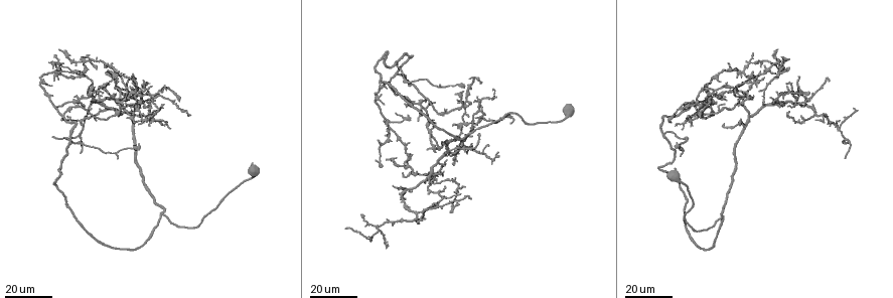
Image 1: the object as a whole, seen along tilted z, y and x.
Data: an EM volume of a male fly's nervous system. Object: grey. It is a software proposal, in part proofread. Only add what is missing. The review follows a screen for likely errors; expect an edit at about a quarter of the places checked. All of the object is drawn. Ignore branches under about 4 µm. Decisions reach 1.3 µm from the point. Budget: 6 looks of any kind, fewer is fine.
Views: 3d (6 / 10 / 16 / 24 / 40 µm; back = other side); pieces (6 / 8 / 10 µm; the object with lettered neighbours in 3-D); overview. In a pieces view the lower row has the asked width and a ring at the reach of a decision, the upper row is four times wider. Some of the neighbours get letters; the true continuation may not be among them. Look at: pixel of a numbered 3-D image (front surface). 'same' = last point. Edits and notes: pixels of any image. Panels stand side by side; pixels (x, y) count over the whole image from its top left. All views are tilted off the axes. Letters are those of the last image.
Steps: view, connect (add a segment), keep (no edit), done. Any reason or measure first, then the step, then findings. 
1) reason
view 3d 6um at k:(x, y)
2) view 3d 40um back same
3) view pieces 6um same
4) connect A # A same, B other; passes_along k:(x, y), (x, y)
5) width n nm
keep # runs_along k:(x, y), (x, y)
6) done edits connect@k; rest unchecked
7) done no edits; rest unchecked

branch stops here
view 3d 24um at 1:(139, 102)

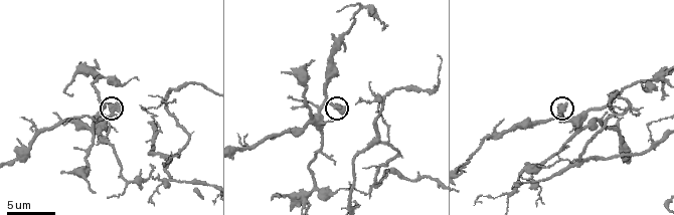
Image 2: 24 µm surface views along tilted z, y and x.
view pieces 8um at 2:(342, 114)

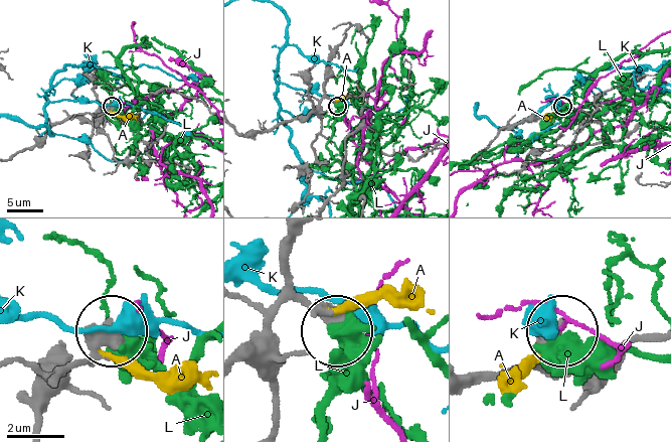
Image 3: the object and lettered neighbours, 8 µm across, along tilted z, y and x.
connect A # A same, J other, K other, L other; it goes on there

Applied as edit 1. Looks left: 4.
view overview

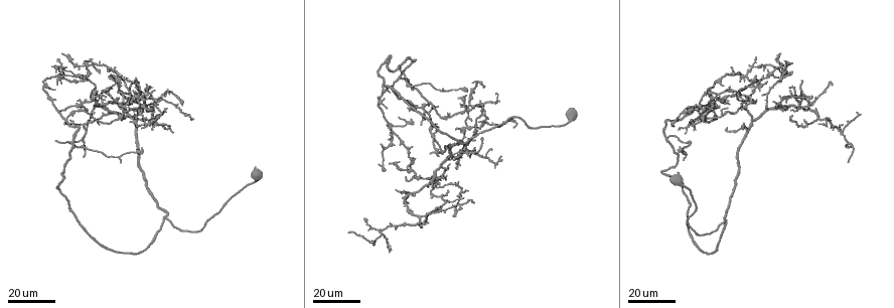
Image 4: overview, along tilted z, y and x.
branch stops here
view 3d 24um at 4:(756, 75)

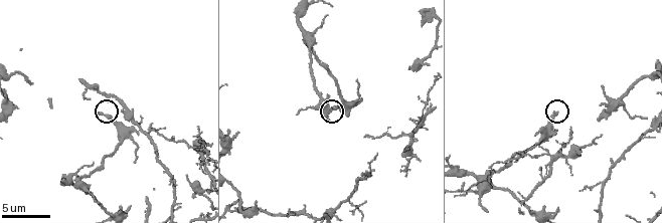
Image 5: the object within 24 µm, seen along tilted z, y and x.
see the neighbours
view pieces 10um at 5:(553, 110)

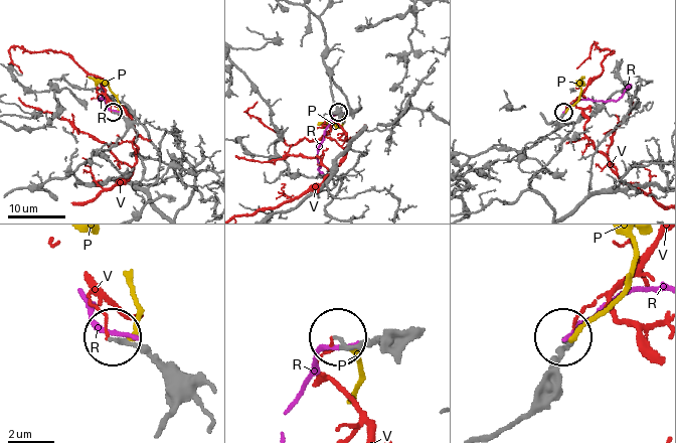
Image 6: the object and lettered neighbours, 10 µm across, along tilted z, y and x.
keep # P other, R other, V other; runs_along 6:(383, 333), (351, 345), (337, 337); no lettered segment goes on from it

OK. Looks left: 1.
thin end
view pieces 10um at 5:(150, 126)

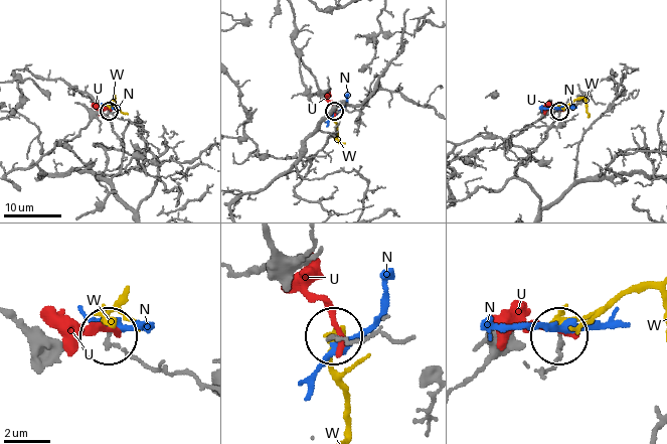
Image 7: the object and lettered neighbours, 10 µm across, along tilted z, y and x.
keep # N other, U other, W other; runs_along 7:(404, 339), (377, 332), (352, 343), (334, 335); none of them fits

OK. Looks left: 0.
done edits connect@3; rest unchecked

